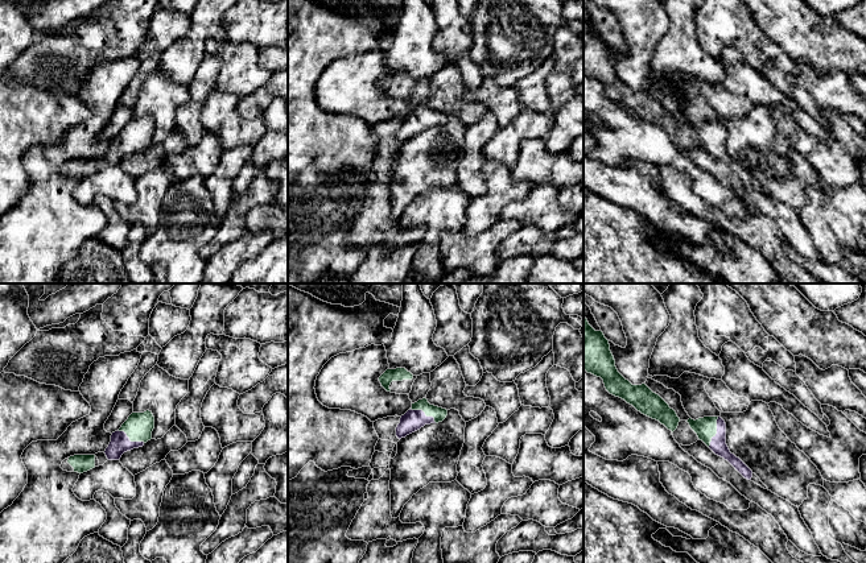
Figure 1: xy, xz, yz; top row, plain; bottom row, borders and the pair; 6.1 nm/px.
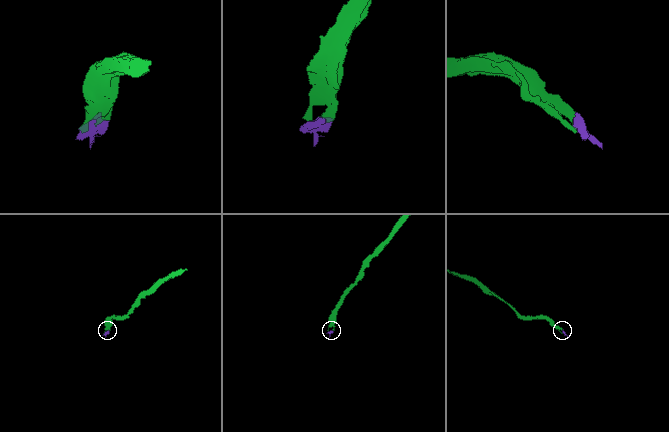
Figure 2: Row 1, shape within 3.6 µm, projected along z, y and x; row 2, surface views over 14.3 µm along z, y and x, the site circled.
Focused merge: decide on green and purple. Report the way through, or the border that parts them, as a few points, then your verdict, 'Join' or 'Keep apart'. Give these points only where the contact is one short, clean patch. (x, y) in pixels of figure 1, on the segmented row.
Join

